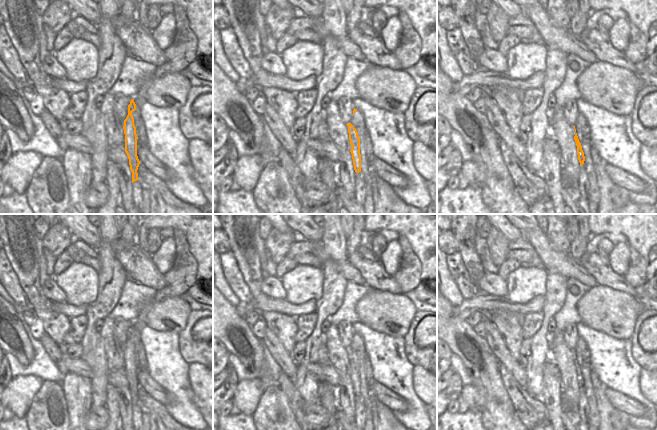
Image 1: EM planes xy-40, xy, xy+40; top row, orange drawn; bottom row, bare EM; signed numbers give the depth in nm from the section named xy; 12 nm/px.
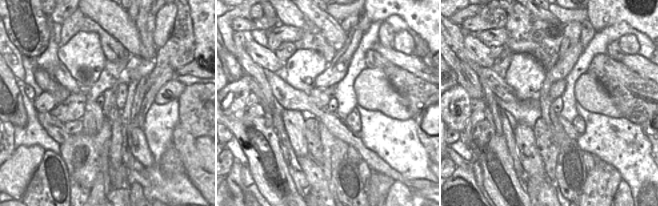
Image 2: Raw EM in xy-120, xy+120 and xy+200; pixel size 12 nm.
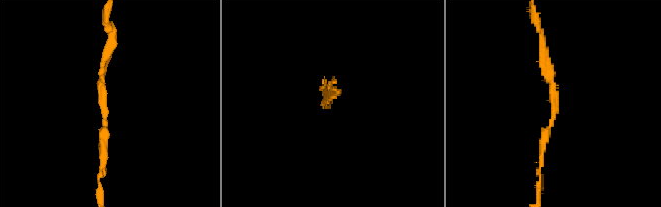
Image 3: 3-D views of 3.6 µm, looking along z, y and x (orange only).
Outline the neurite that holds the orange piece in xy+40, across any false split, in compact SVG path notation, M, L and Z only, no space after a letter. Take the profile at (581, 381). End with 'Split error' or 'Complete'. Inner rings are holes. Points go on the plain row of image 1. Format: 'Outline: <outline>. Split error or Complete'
Outline: M577 357L574 360L574 364L575 364L576 370L577 370L578 384L580 386L580 389L583 389L584 385L585 385L585 380L584 380L584 376L582 374L581 367L580 367L580 365L578 363Z. Complete

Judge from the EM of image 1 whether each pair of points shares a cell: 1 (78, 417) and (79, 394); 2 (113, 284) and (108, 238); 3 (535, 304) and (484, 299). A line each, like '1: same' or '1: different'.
1: same
2: same
3: same

